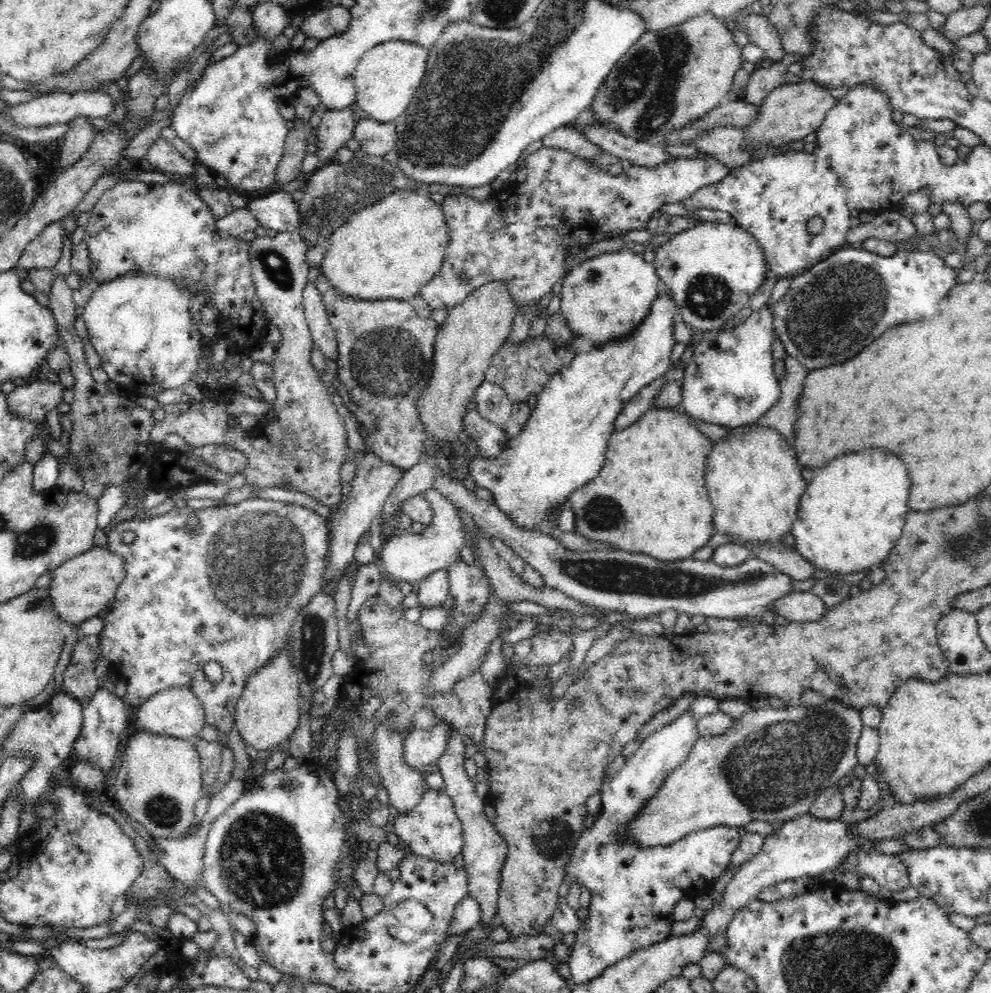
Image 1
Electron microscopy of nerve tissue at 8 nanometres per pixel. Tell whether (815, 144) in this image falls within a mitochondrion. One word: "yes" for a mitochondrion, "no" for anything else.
no

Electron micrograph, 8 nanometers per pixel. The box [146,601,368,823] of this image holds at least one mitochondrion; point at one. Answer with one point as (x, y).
(312, 647)

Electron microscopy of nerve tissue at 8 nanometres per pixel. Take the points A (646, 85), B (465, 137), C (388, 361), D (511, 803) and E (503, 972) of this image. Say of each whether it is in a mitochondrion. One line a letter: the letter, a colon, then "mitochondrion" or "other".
A: mitochondrion
B: mitochondrion
C: mitochondrion
D: other
E: other

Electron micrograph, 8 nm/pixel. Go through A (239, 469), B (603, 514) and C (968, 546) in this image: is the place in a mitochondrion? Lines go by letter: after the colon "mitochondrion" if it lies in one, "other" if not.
A: other
B: mitochondrion
C: mitochondrion

